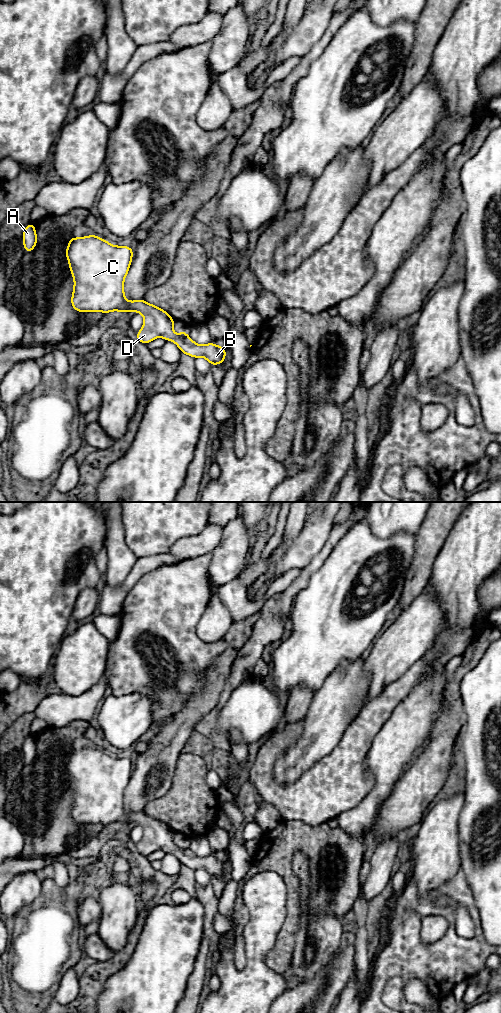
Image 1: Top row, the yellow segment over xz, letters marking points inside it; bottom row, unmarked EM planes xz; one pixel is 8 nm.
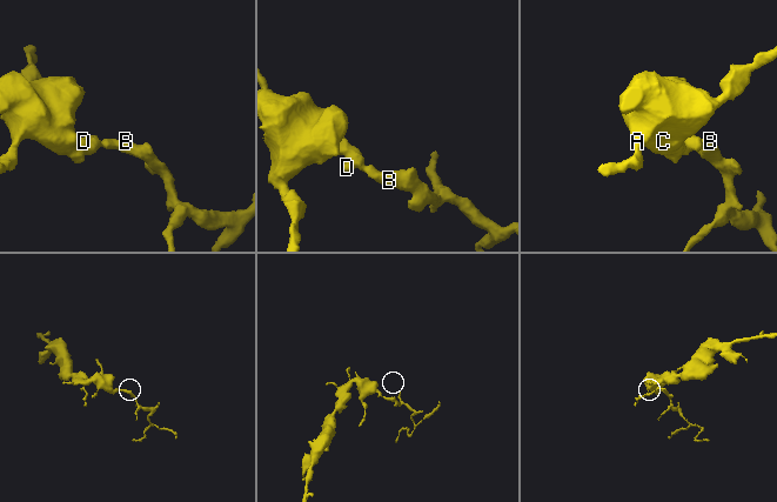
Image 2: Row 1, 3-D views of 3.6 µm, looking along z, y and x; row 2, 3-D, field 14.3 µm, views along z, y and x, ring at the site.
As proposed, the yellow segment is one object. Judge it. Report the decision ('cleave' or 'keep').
keep

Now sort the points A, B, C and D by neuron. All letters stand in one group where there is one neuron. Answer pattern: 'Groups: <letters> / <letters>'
Groups: A B C D

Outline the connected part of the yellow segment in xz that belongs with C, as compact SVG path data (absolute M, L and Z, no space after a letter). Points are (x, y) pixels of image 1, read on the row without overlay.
M90 747L70 751L66 769L73 787L74 799L71 816L78 824L111 823L126 825L135 823L144 829L142 841L136 845L138 853L148 856L162 849L172 852L192 870L204 869L211 877L225 873L225 859L213 856L196 856L183 842L176 847L174 831L163 821L147 815L144 811L127 813L124 792L129 784L133 761L127 758L112 758L110 754Z

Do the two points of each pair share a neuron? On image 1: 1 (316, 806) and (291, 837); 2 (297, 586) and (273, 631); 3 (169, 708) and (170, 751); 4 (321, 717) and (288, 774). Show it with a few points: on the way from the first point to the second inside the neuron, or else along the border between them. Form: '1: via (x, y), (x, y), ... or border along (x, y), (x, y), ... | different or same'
1: border along (281, 819), (301, 820), (311, 825), (325, 823) | different
2: via (287, 597), (276, 610), (274, 620) | same
3: border along (186, 701), (186, 704), (167, 720) | different
4: via (321, 731), (320, 736), (296, 760) | same

